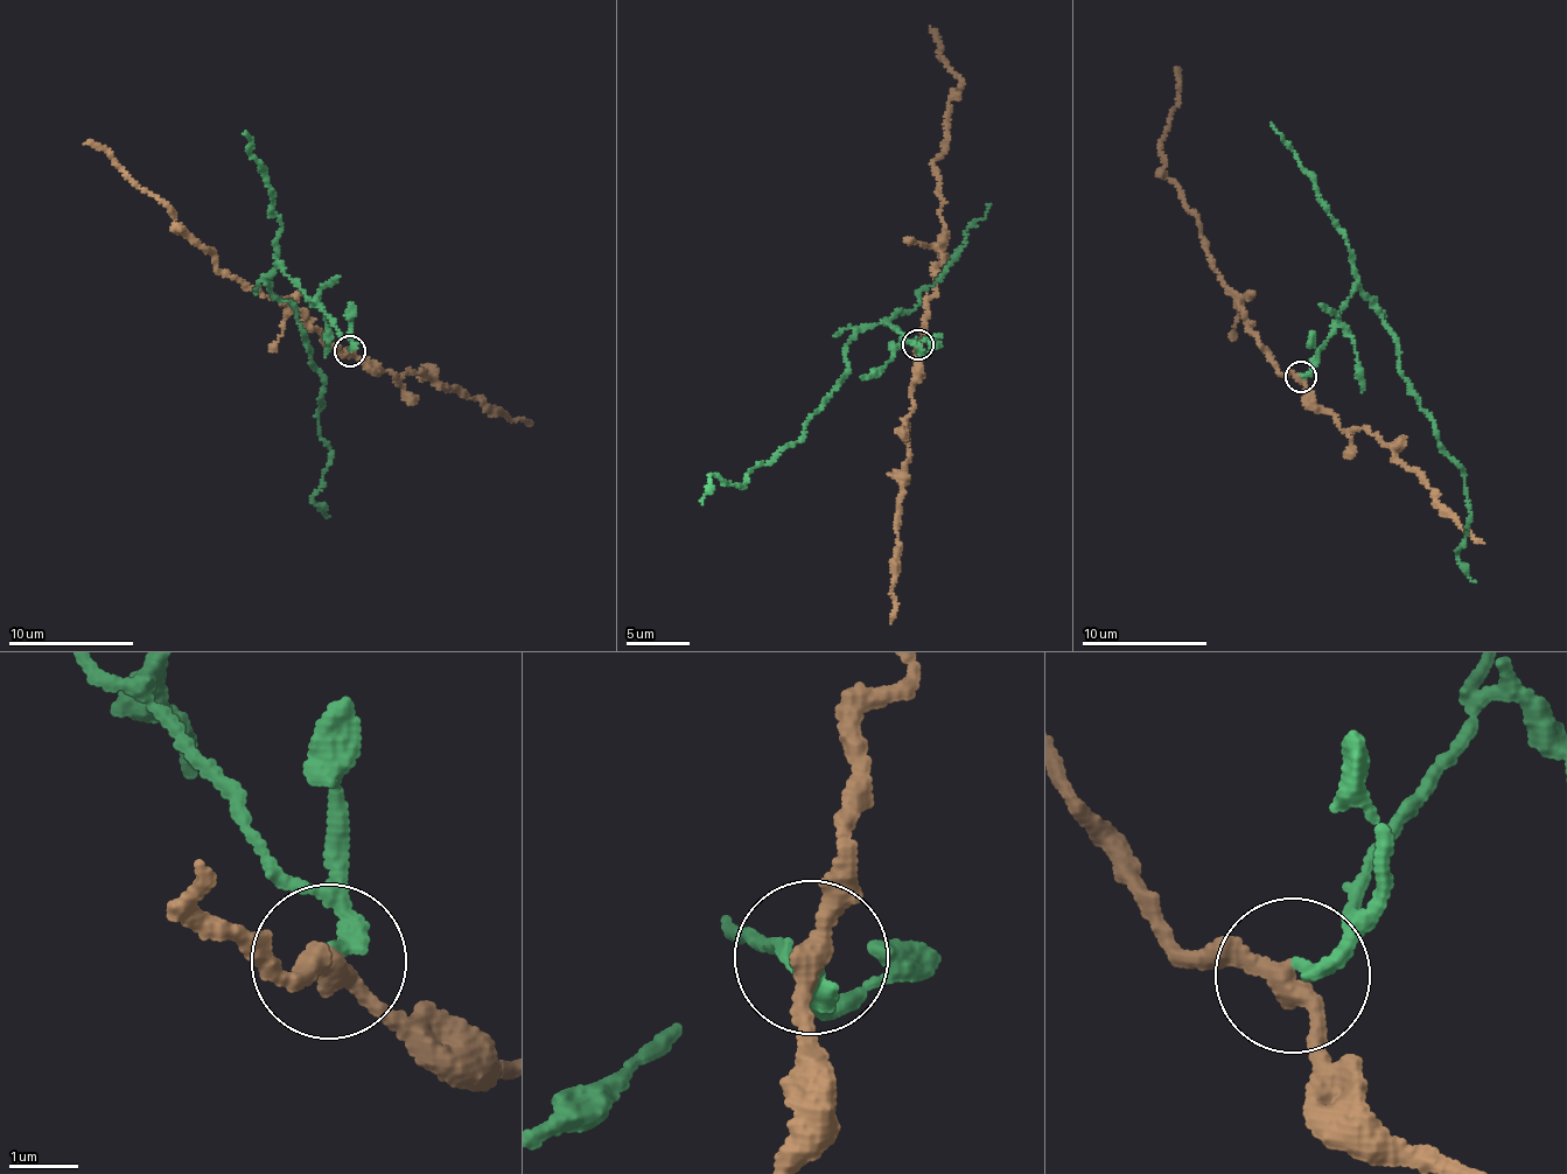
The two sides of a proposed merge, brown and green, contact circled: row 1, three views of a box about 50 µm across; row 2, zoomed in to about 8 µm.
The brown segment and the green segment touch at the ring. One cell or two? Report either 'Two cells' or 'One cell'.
Two cells

